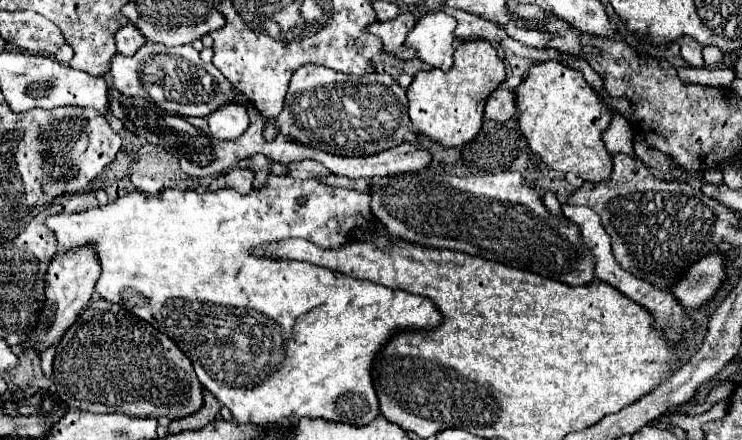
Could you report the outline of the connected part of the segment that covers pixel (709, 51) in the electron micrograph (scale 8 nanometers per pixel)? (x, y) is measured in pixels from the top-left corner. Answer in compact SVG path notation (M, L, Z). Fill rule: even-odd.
M705 47L703 49L703 57L705 57L705 63L711 67L711 69L715 69L715 67L719 67L721 63L723 63L723 51L721 49L717 49L717 47Z

